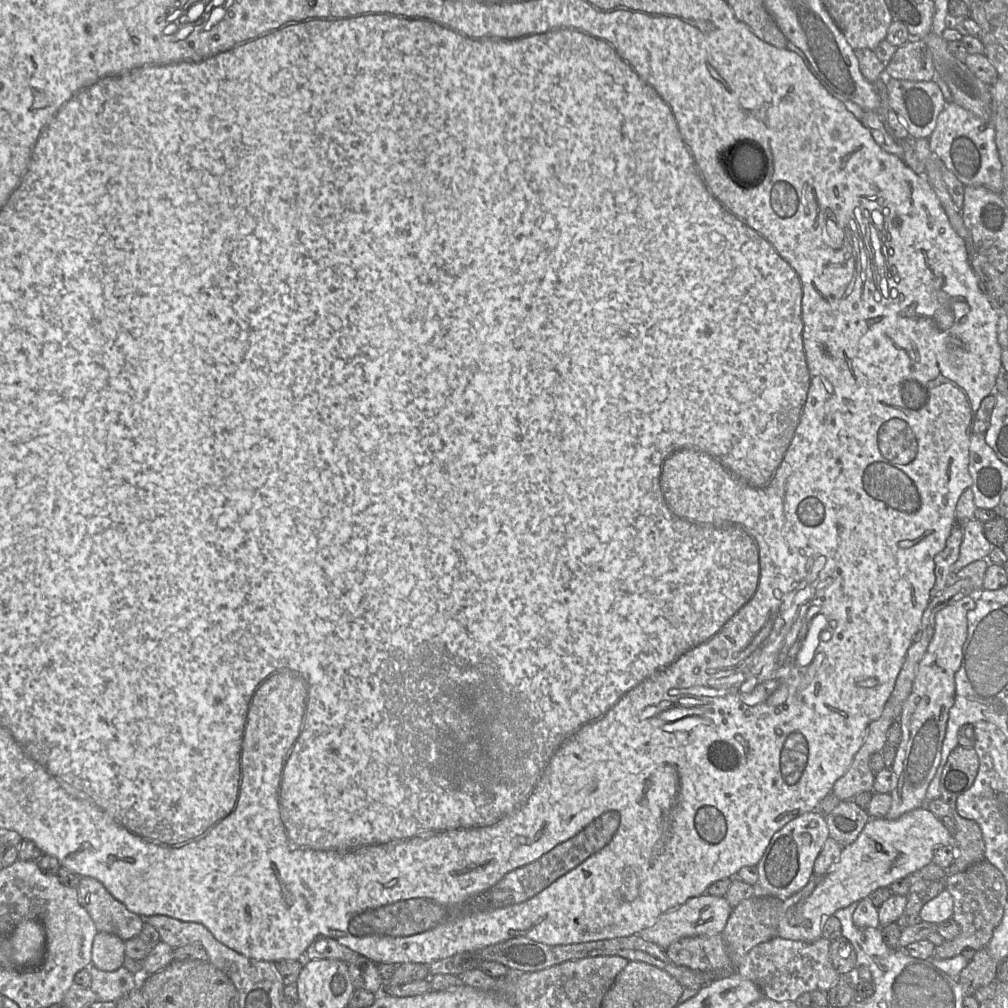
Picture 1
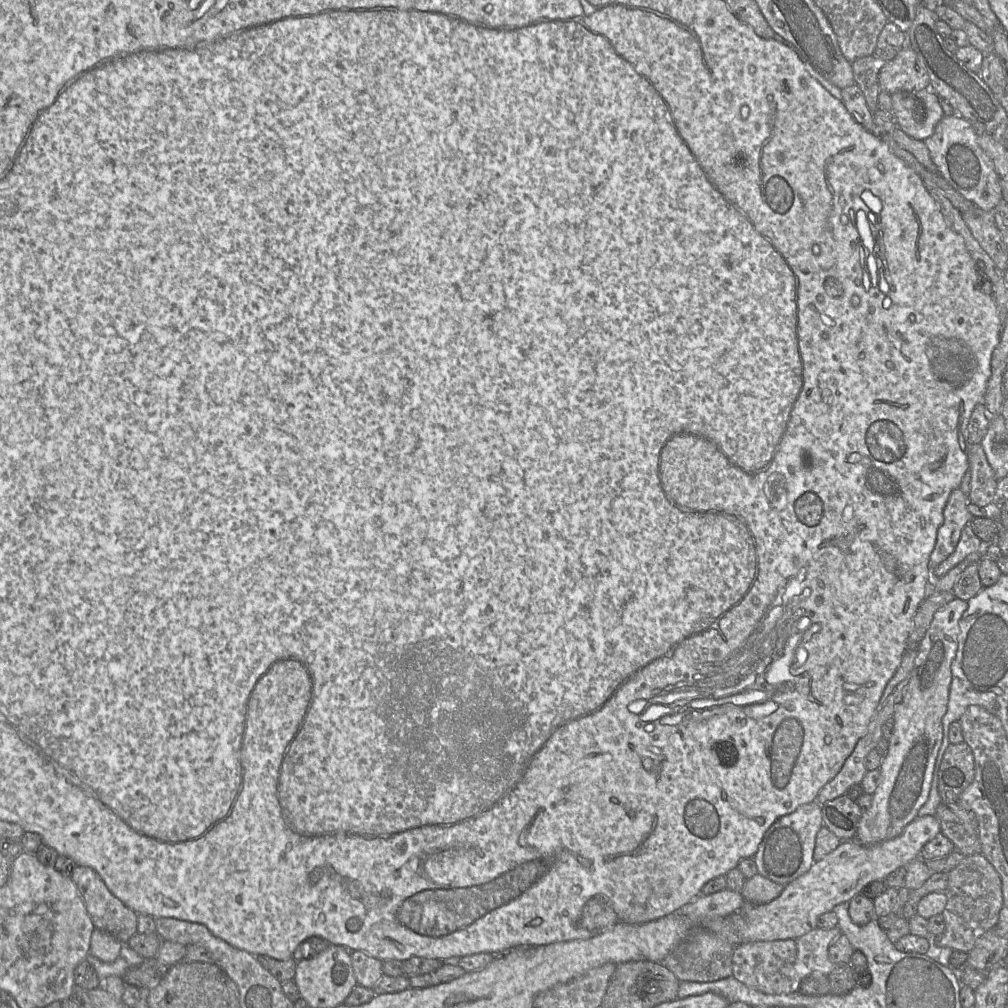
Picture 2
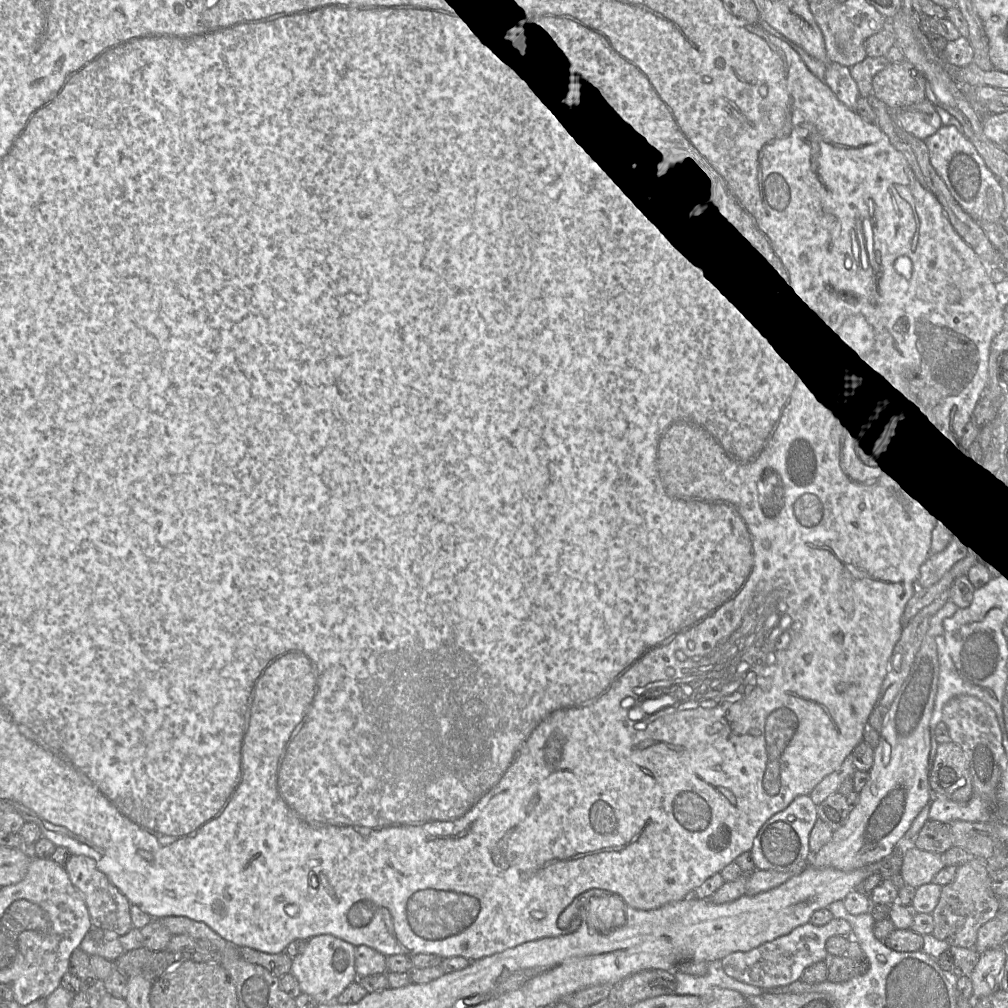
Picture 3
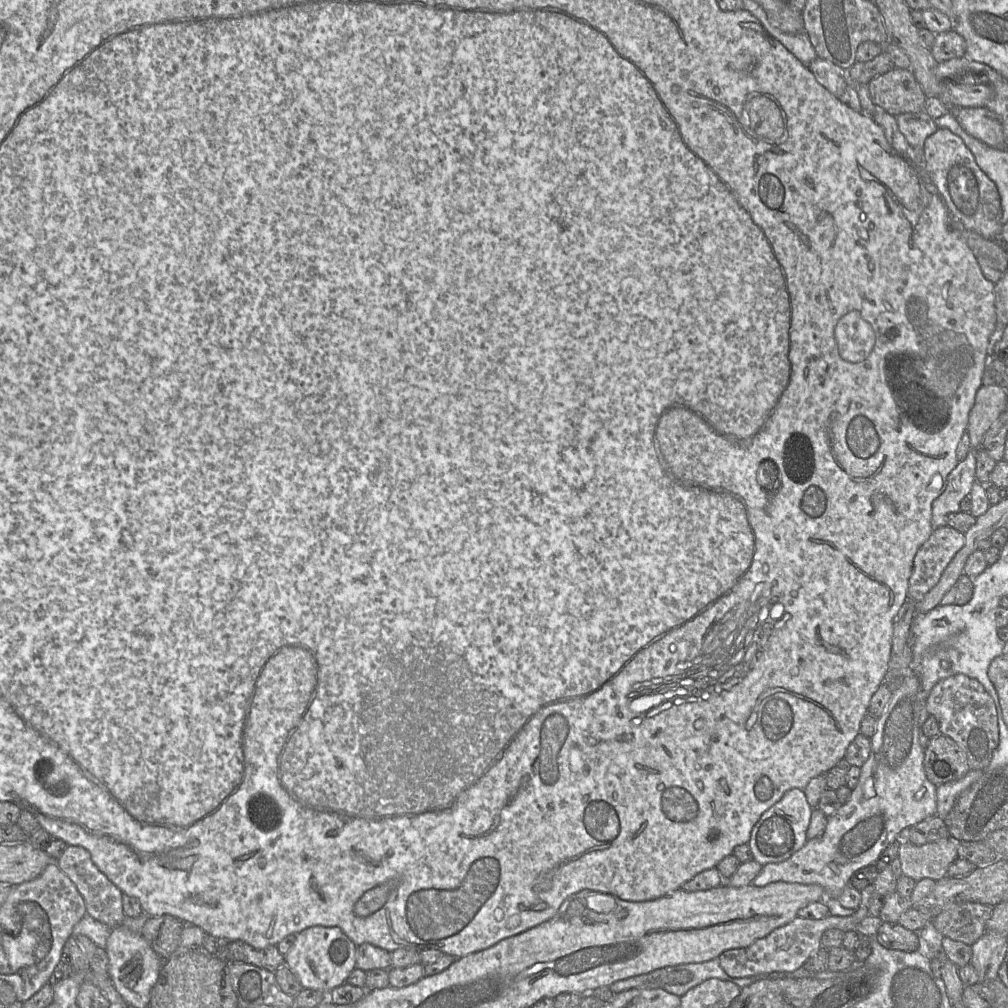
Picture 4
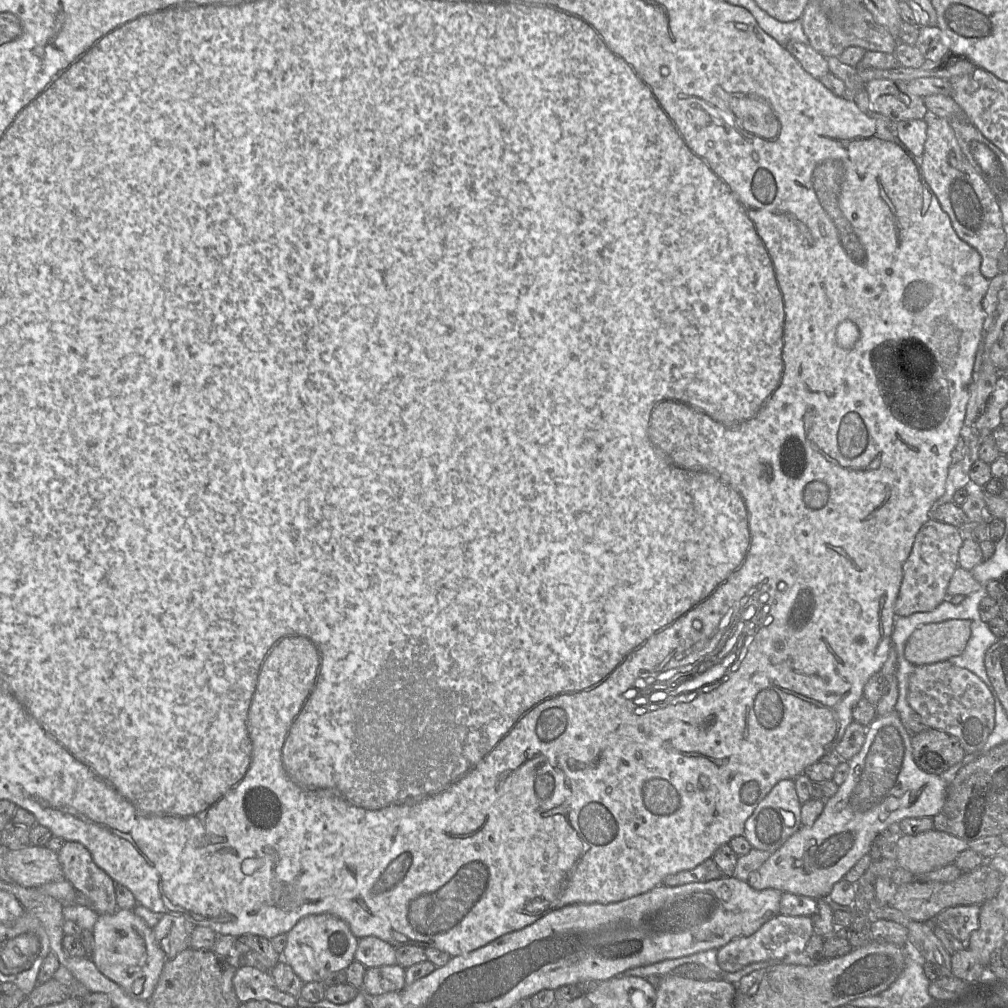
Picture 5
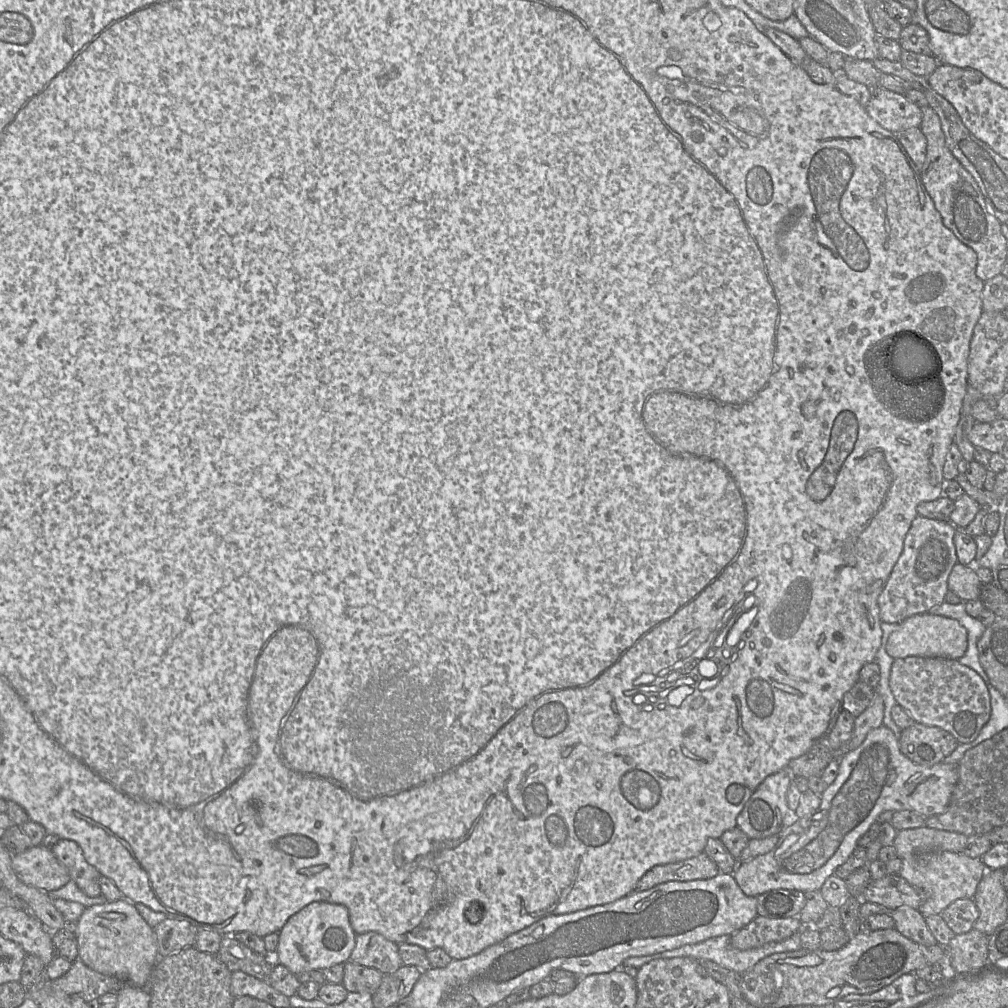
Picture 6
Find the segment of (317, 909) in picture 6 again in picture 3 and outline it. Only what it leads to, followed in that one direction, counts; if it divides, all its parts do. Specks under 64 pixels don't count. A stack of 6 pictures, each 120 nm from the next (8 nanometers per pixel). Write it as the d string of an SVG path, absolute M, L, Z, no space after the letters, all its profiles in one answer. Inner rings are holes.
M331 934L313 936L307 940L302 953L293 957L290 973L297 978L301 991L313 996L319 1004L335 1002L338 995L358 979L355 948L350 942Z

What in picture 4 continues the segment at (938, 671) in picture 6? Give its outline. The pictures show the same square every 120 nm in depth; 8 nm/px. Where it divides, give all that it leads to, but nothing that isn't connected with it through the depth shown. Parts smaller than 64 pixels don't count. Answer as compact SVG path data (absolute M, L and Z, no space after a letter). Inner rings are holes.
M964 674L949 676L931 689L926 699L926 709L938 721L941 733L963 749L969 768L985 771L999 744L999 727L996 706L984 686Z

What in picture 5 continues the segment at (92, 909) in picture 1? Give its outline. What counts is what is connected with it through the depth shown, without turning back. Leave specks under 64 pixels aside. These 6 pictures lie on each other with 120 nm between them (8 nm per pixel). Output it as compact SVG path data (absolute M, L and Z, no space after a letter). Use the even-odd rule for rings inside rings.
M66 841L57 854L64 878L89 901L95 912L112 914L119 909L116 882L95 864L85 846L76 841Z

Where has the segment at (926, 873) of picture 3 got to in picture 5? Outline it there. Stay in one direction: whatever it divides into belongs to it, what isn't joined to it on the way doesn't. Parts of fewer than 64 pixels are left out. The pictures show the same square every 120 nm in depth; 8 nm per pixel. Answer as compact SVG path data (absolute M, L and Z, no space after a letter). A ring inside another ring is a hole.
M935 829L917 835L900 835L896 844L898 865L910 871L915 878L916 875L953 863L956 857L968 848L966 840Z

